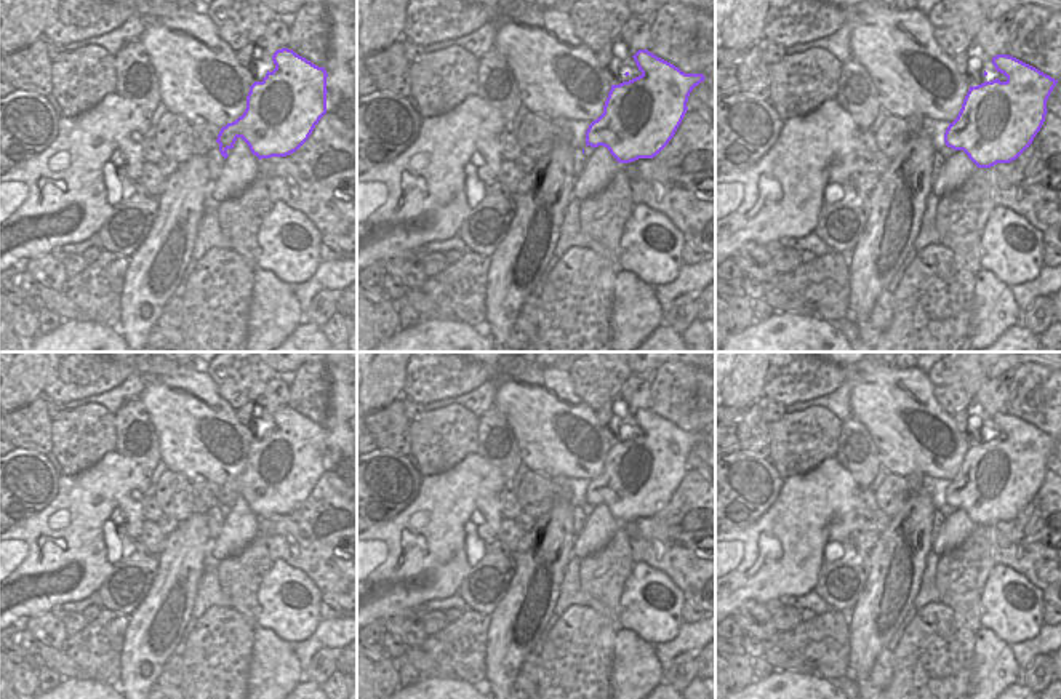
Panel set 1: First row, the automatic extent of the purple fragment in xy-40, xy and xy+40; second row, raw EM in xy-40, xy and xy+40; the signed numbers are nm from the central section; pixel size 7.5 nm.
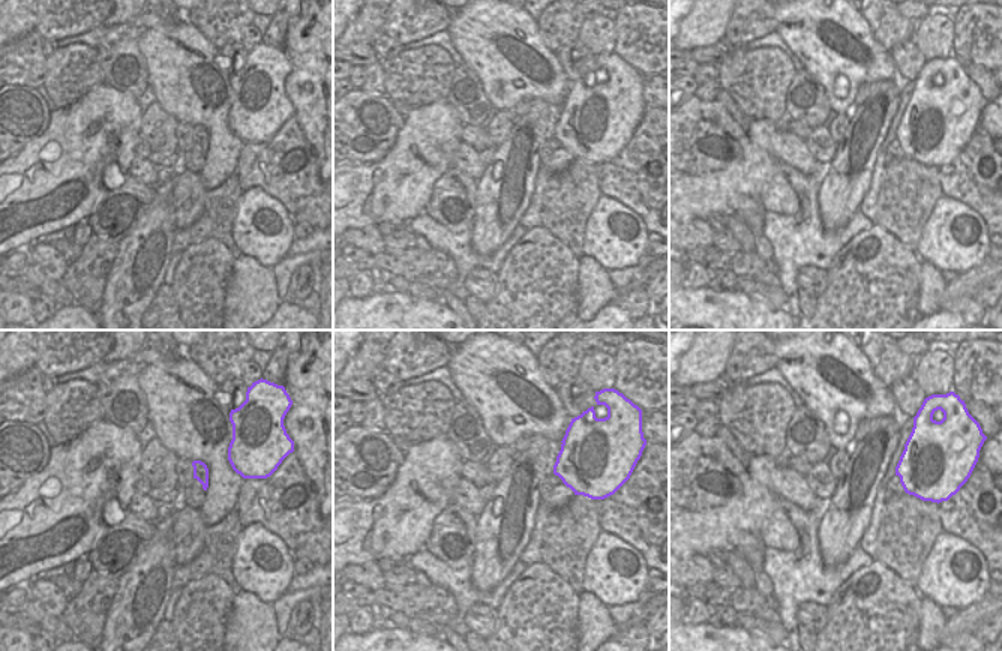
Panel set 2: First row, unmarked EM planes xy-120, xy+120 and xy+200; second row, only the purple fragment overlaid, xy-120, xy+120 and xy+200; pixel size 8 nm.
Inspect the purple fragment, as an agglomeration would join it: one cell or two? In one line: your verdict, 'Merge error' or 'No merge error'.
No merge error

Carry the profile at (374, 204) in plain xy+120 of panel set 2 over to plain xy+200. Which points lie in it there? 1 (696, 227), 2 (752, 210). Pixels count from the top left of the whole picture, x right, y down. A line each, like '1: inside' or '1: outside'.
1: outside
2: outside

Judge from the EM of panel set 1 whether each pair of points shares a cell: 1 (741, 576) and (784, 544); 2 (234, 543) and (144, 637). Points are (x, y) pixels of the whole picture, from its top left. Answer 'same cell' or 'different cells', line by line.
1: same cell
2: different cells

